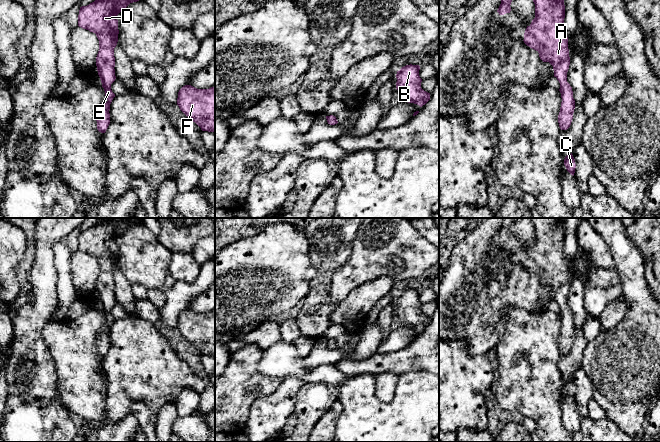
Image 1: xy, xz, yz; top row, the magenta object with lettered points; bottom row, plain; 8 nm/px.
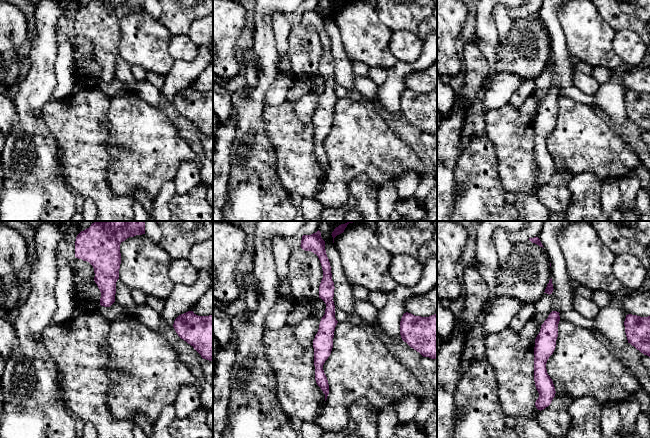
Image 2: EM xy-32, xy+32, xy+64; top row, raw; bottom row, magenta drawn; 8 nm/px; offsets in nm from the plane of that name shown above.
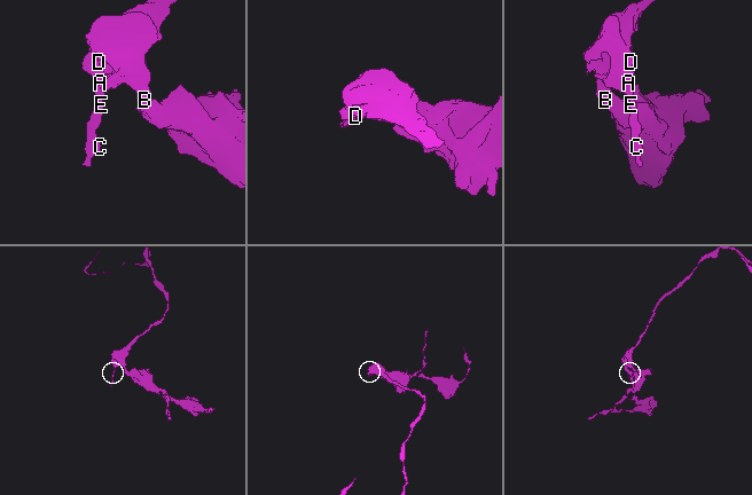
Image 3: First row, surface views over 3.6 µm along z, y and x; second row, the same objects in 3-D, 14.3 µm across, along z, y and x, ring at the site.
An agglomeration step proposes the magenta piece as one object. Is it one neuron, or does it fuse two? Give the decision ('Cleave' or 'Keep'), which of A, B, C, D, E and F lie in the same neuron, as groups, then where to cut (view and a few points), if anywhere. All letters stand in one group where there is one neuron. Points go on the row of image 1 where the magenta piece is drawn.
Keep. Groups: A B C D E F. No split

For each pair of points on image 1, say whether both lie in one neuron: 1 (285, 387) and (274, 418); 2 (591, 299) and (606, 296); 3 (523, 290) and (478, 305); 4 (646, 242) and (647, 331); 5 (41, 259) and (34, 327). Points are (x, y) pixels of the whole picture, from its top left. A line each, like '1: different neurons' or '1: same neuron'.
1: same neuron
2: same neuron
3: same neuron
4: different neurons
5: same neuron

